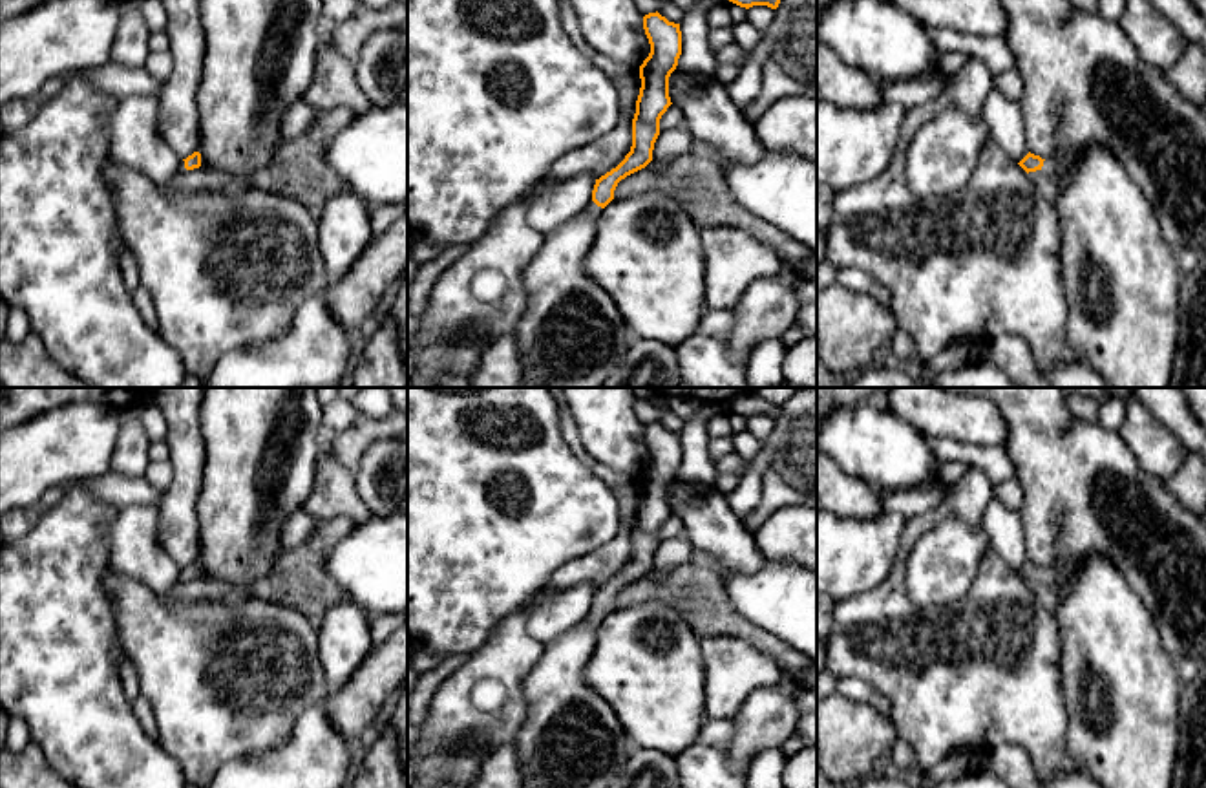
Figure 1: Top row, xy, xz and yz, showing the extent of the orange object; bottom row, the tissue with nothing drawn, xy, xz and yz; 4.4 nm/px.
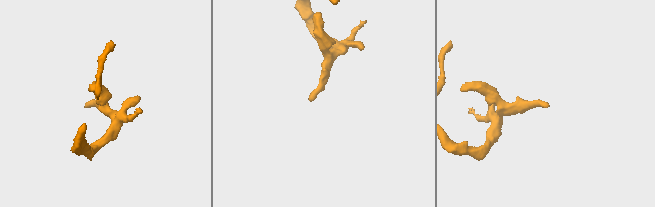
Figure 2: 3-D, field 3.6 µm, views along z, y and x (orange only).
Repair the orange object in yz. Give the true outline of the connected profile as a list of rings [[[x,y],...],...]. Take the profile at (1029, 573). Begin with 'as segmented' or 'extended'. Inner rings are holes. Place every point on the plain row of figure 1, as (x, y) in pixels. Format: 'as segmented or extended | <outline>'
extended | [[[1027,563],[1020,572],[1018,572],[1027,583],[1042,580],[1060,600],[1065,594],[1065,587],[1060,581],[1058,574],[1053,570],[1045,570],[1040,565]]]

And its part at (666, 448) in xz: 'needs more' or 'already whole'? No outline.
needs more

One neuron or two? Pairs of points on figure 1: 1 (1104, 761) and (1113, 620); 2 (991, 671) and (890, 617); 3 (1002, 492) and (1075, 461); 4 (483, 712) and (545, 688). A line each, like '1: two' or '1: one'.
1: one
2: one
3: two
4: two

